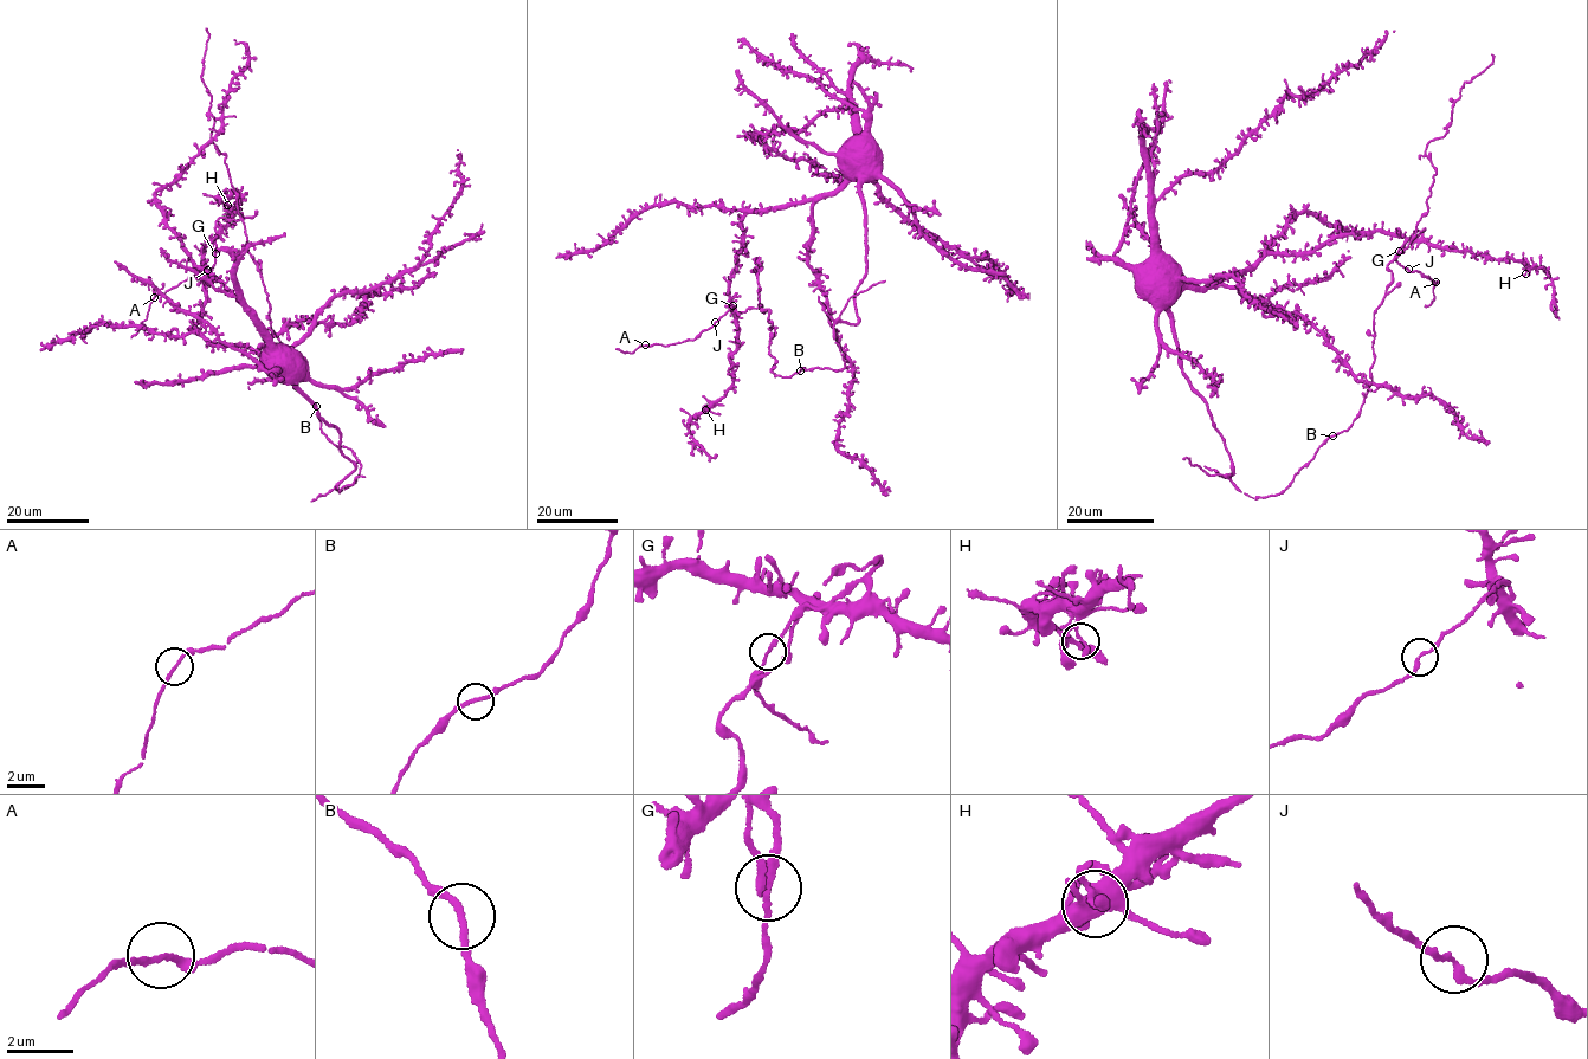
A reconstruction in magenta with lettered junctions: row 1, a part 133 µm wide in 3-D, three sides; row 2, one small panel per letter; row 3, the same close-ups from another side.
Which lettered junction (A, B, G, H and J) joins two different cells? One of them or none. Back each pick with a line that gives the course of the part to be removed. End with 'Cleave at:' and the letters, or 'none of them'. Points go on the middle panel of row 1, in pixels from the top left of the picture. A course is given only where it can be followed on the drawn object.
Cleave at: none of them

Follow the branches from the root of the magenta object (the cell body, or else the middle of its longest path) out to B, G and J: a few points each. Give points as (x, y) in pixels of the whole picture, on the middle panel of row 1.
B: (860, 144), (834, 191), (742, 221), (730, 307), (768, 309), (770, 372), (800, 370)
G: (860, 144), (849, 155), (845, 180), (834, 191), (746, 215), (744, 249), (730, 278), (733, 305)
J: (860, 144), (849, 155), (845, 180), (834, 191), (746, 215), (744, 249), (729, 286), (734, 305), (715, 322)

